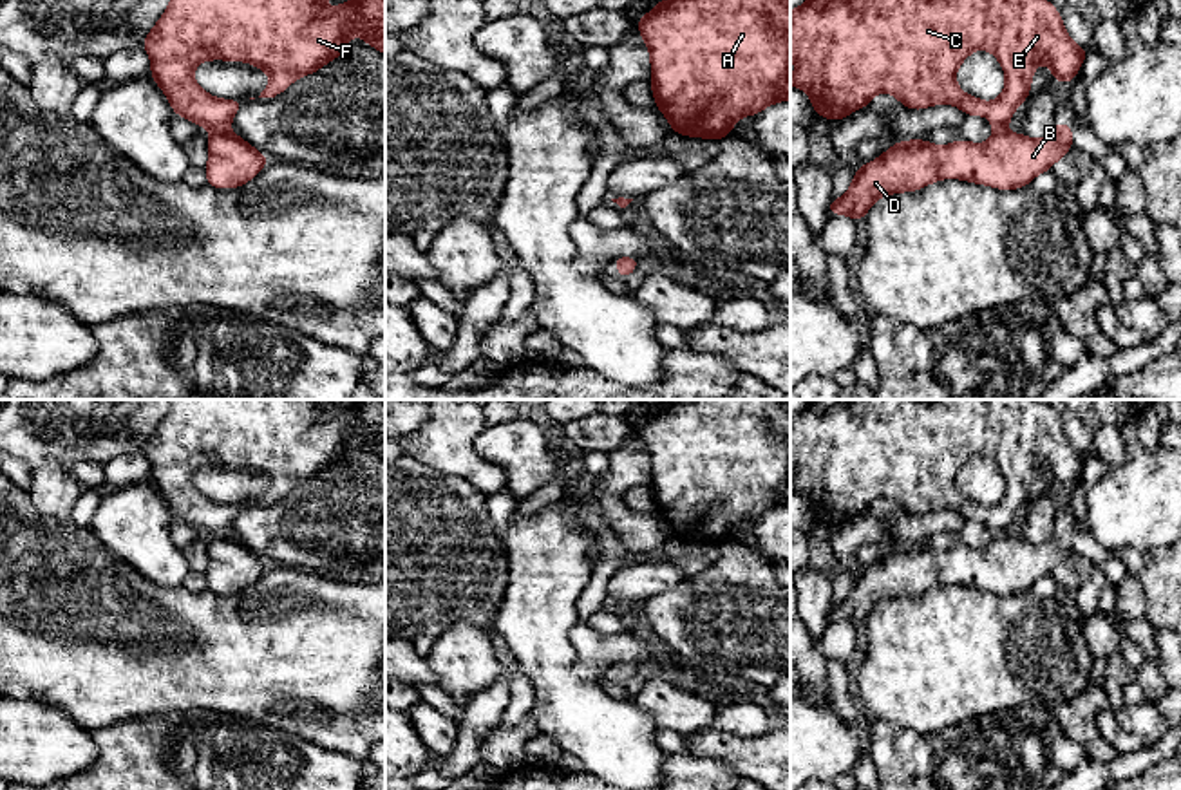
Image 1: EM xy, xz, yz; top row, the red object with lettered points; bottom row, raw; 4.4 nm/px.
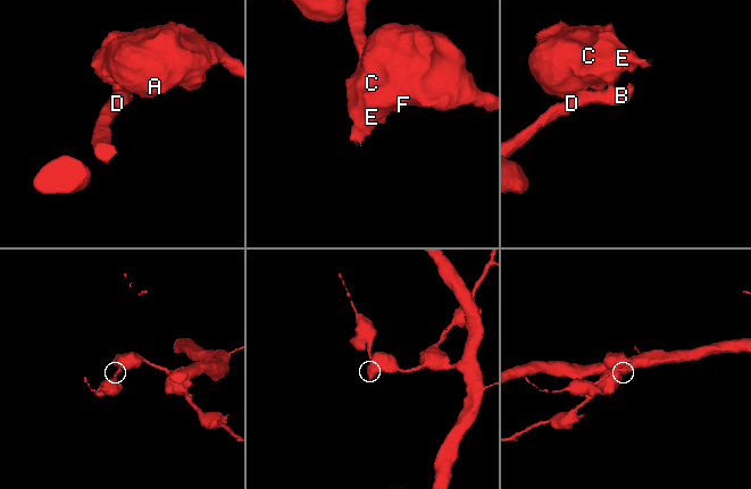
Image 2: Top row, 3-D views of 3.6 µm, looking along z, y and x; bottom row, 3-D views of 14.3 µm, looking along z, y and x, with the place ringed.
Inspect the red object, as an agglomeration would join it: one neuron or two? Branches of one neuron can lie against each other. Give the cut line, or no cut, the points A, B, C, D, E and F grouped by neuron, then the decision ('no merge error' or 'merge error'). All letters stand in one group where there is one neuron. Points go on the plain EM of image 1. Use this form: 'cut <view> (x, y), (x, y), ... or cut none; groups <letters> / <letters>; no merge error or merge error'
cut xy (225, 532), (212, 536); groups A C E F / B D; merge error

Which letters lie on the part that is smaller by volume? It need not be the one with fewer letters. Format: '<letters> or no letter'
B, D

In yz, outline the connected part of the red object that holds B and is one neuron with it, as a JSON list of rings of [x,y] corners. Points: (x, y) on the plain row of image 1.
[[[1054,526],[1044,544],[993,535],[987,548],[957,544],[940,551],[924,544],[897,546],[868,569],[859,569],[841,604],[828,607],[828,620],[848,620],[861,629],[872,609],[890,598],[917,597],[939,584],[962,584],[998,595],[1025,593],[1038,578],[1072,553],[1072,531]]]

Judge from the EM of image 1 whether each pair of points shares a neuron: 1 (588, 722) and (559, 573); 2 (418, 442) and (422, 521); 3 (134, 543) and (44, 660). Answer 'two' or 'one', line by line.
1: one
2: two
3: two

